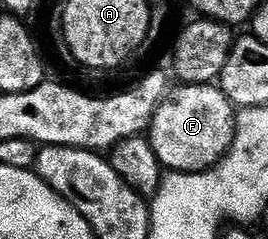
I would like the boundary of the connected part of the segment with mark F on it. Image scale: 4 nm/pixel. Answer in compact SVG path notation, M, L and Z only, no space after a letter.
M218 84L172 88L151 116L149 140L164 170L173 173L204 173L227 156L235 138L236 106Z

